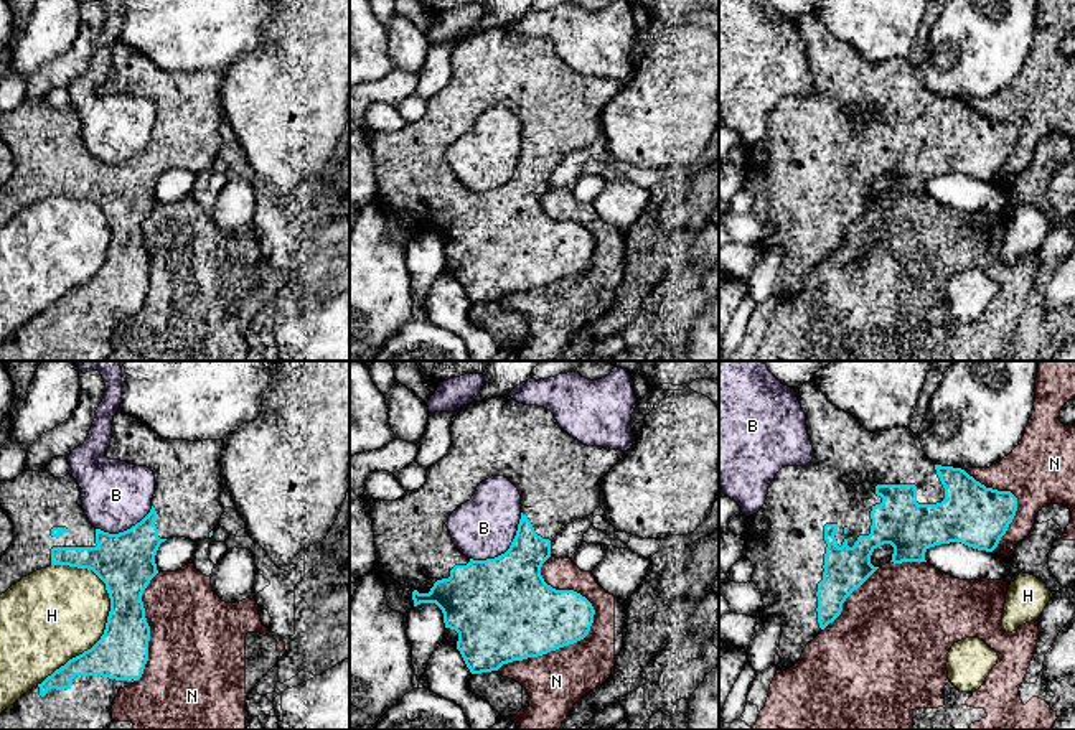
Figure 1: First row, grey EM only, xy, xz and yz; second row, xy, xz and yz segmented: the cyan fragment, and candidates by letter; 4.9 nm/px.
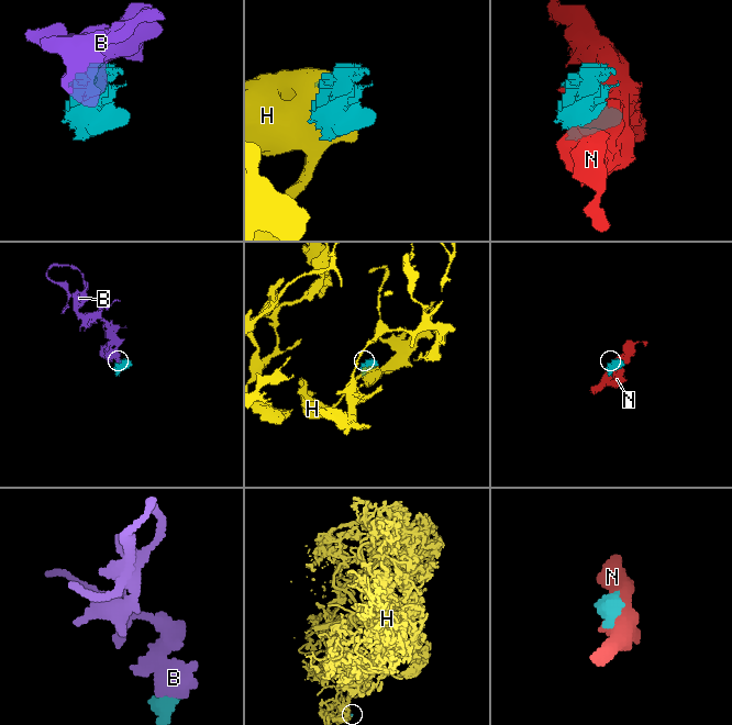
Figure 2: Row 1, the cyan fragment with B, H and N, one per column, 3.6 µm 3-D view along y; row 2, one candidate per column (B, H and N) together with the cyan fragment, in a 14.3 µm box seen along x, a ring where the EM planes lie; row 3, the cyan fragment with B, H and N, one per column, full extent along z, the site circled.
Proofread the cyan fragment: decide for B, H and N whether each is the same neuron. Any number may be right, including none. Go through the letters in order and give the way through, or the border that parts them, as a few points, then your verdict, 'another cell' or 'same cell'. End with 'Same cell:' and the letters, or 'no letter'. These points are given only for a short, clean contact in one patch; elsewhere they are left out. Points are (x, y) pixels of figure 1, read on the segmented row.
B: along xz (521, 513), (516, 534), (503, 552), (493, 557), (470, 559) | another cell
H: another cell
N: another cell
Same cell: no letter

